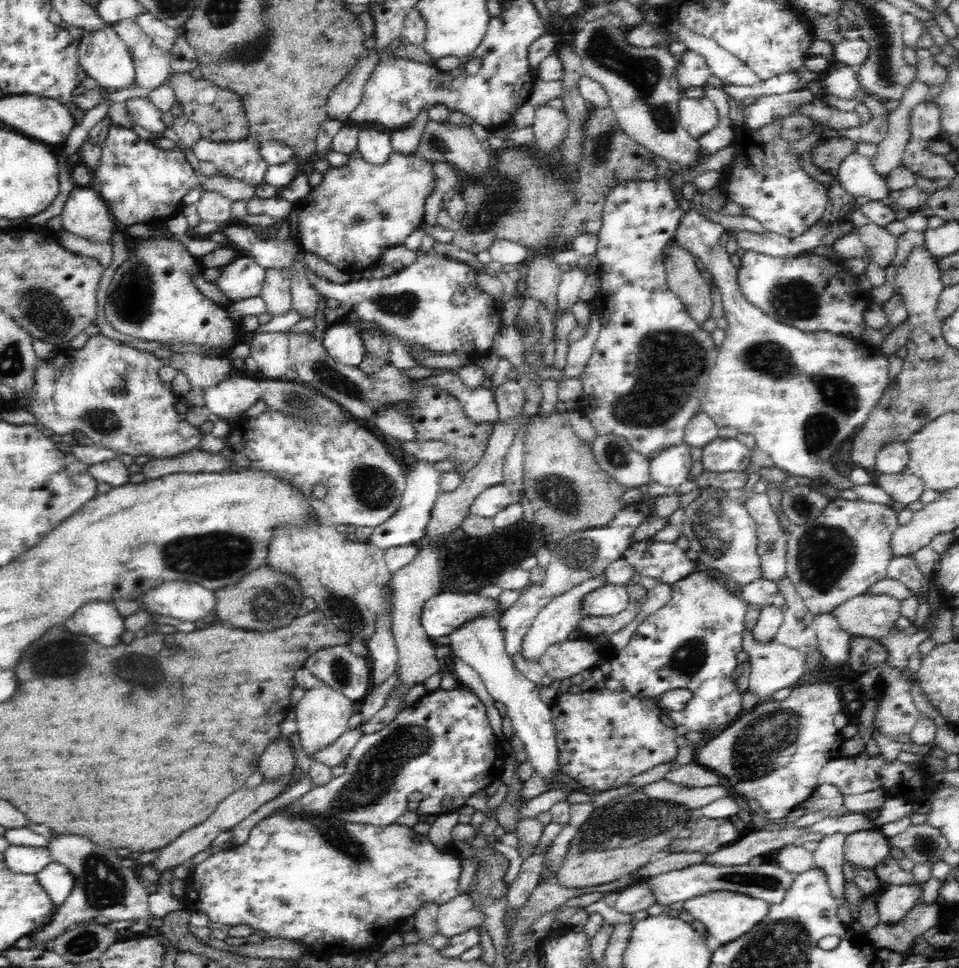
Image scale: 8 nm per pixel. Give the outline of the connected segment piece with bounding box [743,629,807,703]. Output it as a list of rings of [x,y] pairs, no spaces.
[[[747,629],[743,633],[743,650],[749,655],[751,665],[748,691],[758,696],[759,703],[769,700],[773,692],[794,686],[807,671],[807,658],[800,650],[790,648],[775,639],[761,644],[753,638],[753,634],[749,633]]]

